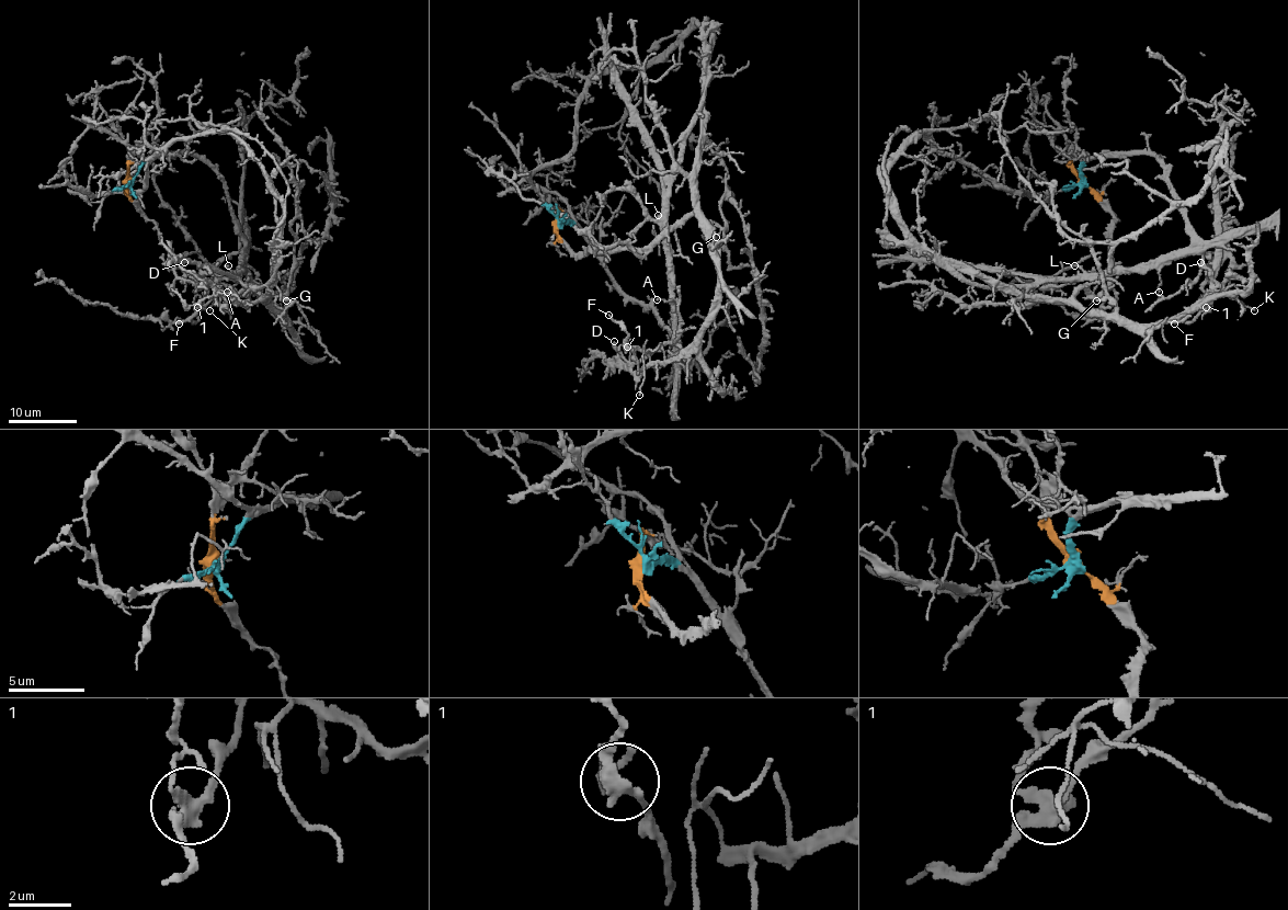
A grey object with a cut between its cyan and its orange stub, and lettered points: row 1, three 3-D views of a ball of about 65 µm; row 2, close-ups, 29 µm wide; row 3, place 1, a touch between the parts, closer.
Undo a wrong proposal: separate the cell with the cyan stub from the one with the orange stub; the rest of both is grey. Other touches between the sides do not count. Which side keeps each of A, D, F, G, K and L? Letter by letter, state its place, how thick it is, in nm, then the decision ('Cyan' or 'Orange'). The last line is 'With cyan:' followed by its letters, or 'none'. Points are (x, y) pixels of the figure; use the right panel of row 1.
A: Place: (1159, 292). Thickness 110 nm. Cyan
D: Place: (1200, 262). Thickness 120 nm. Cyan
F: Place: (1174, 323). Thickness 140 nm. Orange
G: Place: (1096, 300). Thickness 180 nm. Orange
K: Place: (1254, 310). Thickness 130 nm. Orange
L: Place: (1074, 265). Thickness 100 nm. Cyan
With cyan: A, D, L

